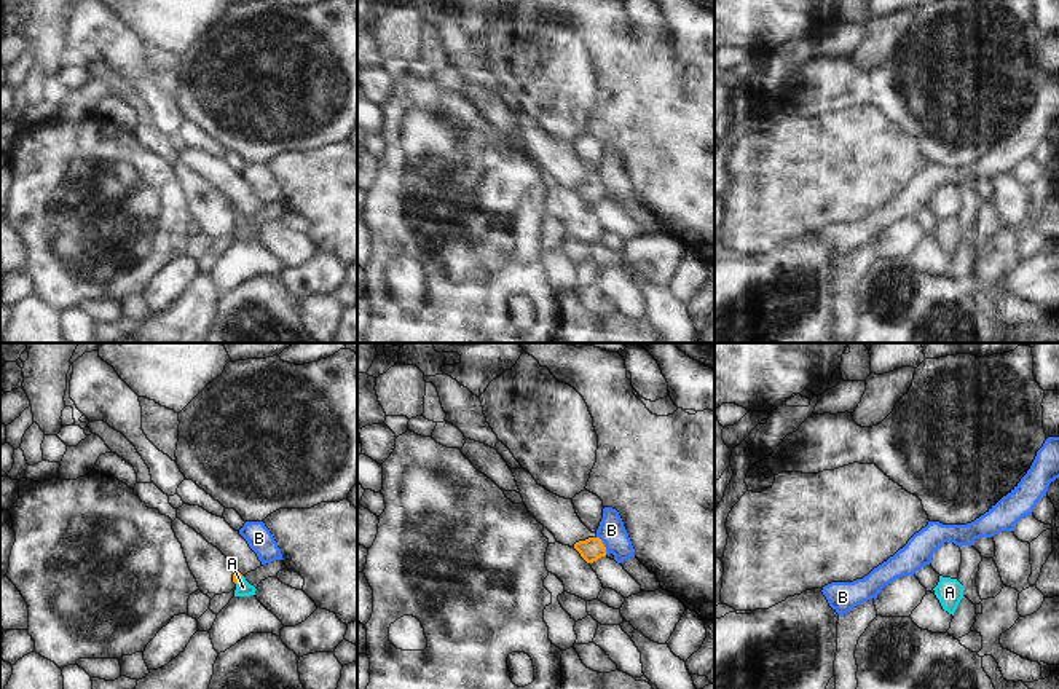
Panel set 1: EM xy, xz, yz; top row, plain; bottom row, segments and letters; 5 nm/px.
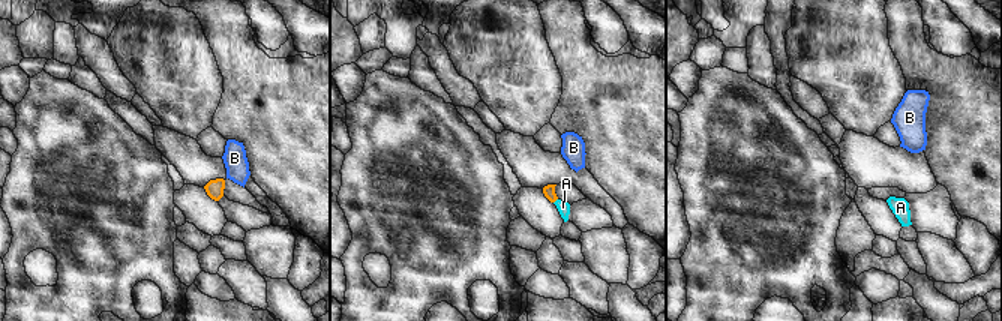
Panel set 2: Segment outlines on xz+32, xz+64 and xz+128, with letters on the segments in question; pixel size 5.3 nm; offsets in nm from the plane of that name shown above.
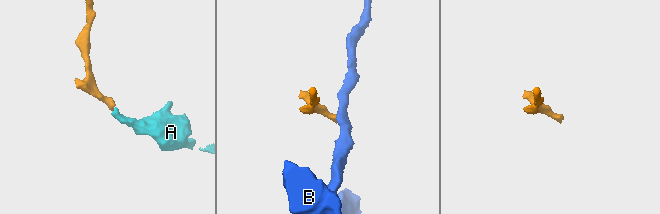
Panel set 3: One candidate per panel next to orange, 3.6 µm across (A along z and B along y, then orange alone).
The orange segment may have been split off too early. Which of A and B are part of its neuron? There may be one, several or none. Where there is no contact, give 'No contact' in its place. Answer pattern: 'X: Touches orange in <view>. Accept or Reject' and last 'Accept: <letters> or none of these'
A: Touches orange in xy. Accept
B: Touches orange in xz. Reject
Accept: A.

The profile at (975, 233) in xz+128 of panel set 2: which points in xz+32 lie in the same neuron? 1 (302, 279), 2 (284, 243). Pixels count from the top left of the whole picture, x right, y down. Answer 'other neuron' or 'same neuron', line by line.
1: same neuron
2: other neuron

